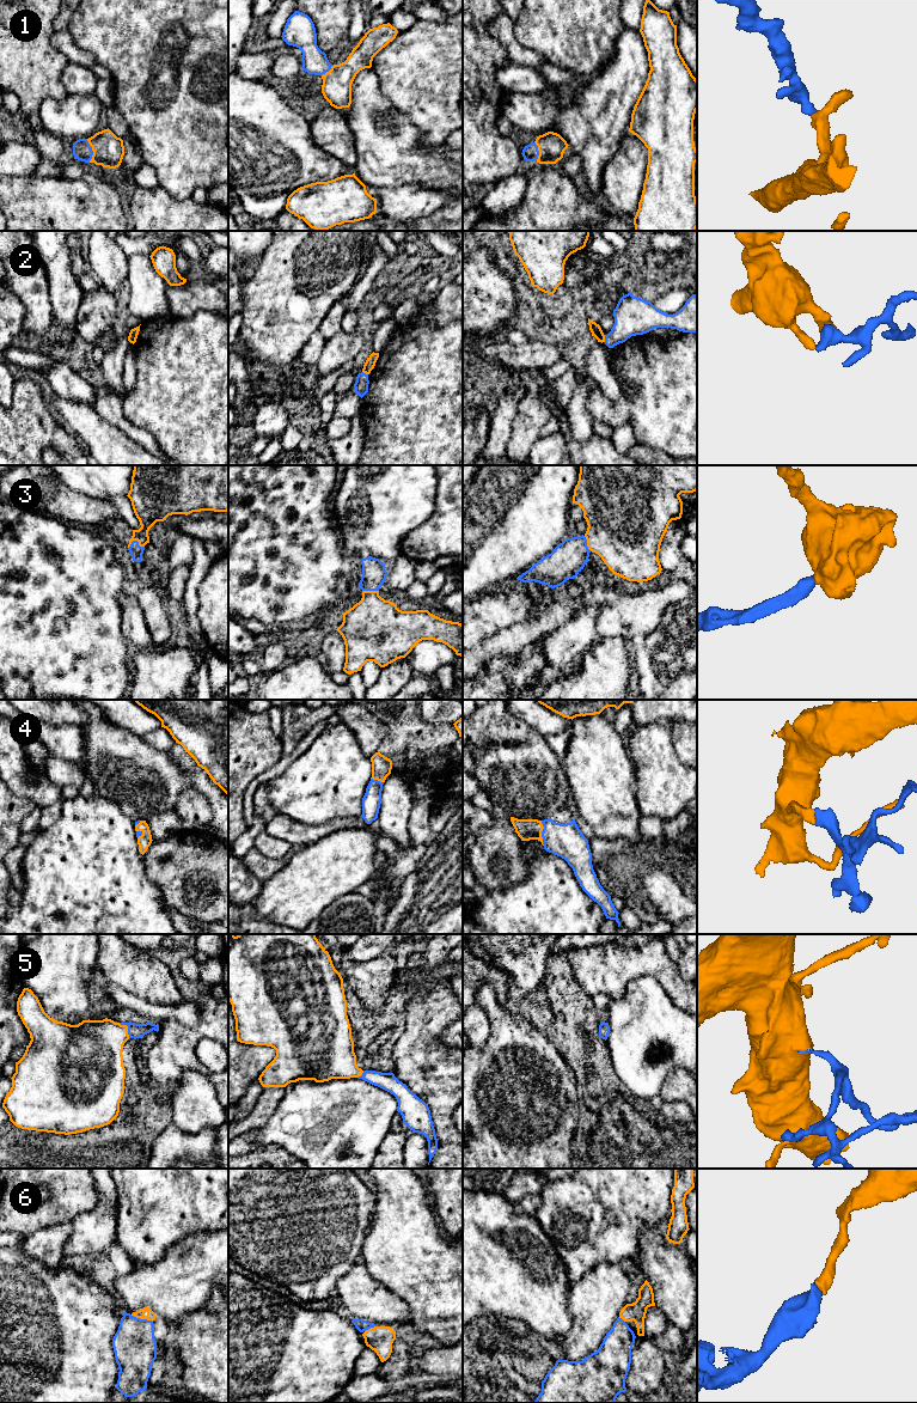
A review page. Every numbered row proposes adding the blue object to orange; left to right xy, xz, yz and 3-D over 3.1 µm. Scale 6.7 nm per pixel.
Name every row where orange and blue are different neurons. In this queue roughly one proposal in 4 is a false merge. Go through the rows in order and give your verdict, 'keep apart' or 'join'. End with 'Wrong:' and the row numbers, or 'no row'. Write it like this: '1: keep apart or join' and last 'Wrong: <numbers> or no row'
1: join
2: keep apart
3: join
4: join
5: join
6: join
Wrong: 2

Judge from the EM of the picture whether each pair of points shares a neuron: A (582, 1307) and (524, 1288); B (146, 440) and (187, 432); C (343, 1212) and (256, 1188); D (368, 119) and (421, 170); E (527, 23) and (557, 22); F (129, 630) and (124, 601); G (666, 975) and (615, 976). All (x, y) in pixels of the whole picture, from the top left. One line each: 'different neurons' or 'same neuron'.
A: different neurons
B: different neurons
C: same neuron
D: same neuron
E: same neuron
F: same neuron
G: same neuron

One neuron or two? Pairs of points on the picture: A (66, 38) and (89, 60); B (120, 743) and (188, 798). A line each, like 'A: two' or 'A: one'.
A: one
B: two

